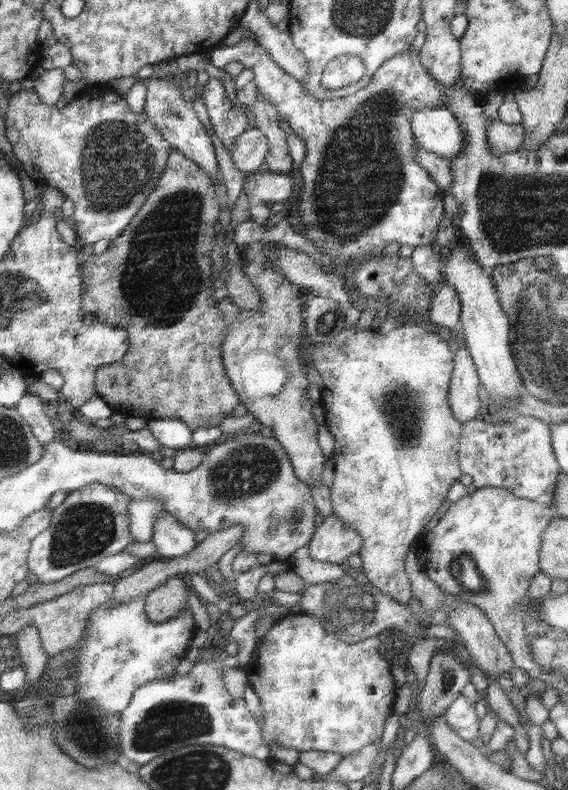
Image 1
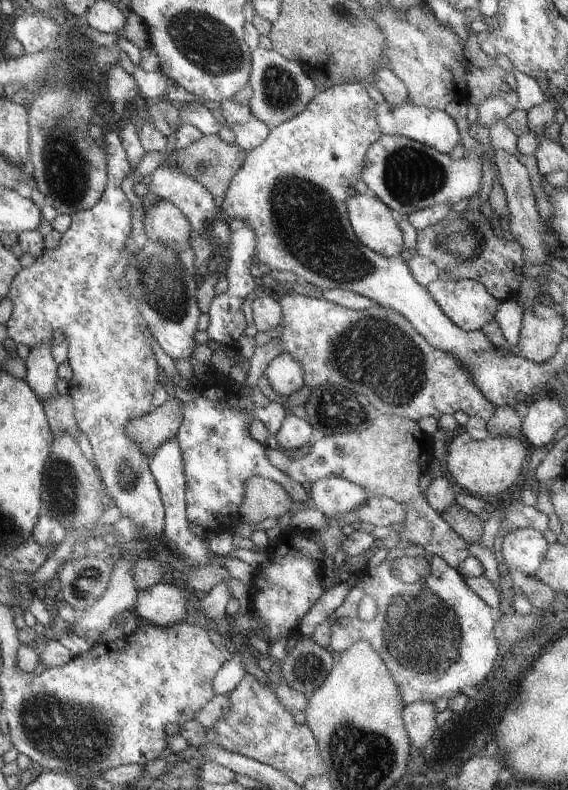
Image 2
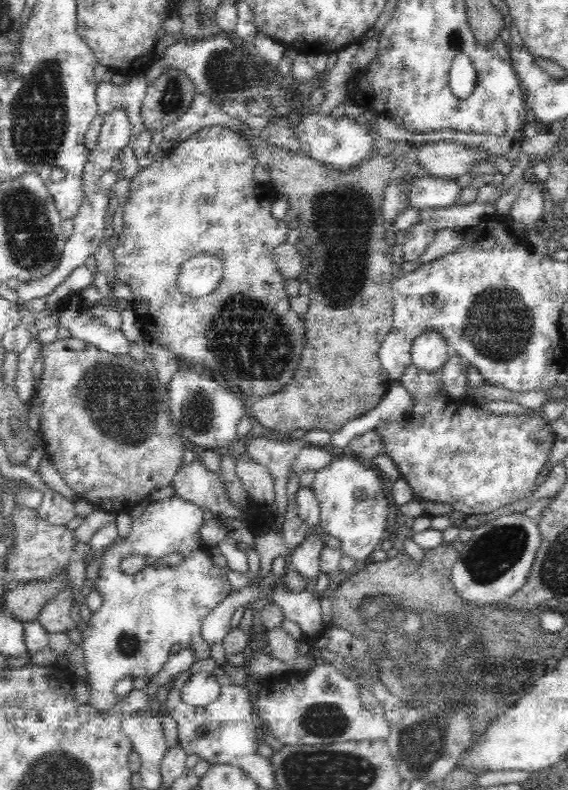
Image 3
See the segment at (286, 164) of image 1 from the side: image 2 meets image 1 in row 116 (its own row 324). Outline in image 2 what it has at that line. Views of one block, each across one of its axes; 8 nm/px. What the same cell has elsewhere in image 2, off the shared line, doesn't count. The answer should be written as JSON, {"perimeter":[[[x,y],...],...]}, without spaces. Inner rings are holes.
{"perimeter":[[[259,296],[259,298],[249,298],[247,302],[247,322],[255,324],[257,332],[271,332],[275,334],[275,330],[281,324],[283,312],[279,302],[271,300],[269,296]]]}

